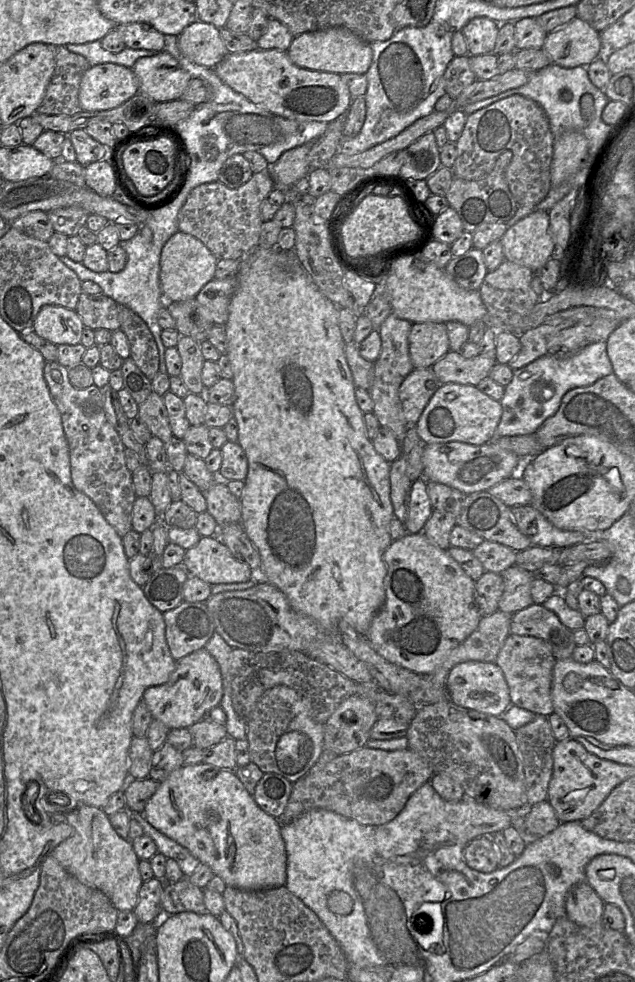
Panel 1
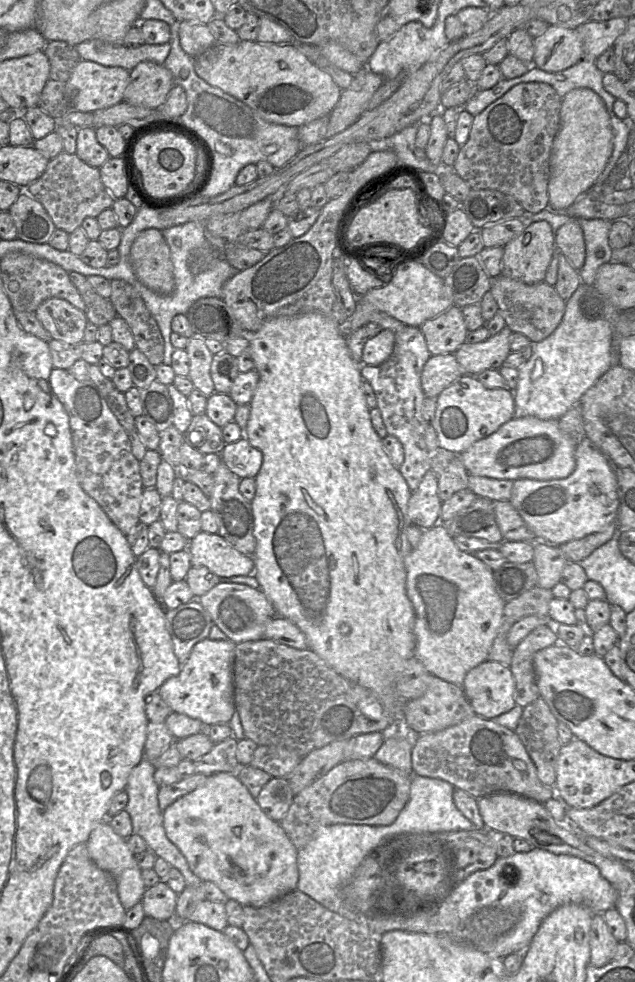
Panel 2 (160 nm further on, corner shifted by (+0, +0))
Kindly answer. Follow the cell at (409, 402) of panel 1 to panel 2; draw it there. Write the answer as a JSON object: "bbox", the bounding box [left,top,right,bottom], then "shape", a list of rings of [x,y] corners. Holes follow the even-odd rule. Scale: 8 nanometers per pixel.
{"bbox":[421,353,464,398],"shape":[[[454,353],[431,355],[422,370],[421,387],[426,398],[437,398],[462,375],[464,375],[463,370]]]}

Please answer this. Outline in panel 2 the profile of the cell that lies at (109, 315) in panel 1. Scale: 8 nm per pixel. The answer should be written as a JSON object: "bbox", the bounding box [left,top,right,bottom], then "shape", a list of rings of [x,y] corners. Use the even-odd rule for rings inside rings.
{"bbox":[69,271,117,327],"shape":[[[73,271],[69,272],[69,277],[85,302],[85,314],[89,322],[100,327],[117,316],[111,301],[97,294],[86,276]]]}

